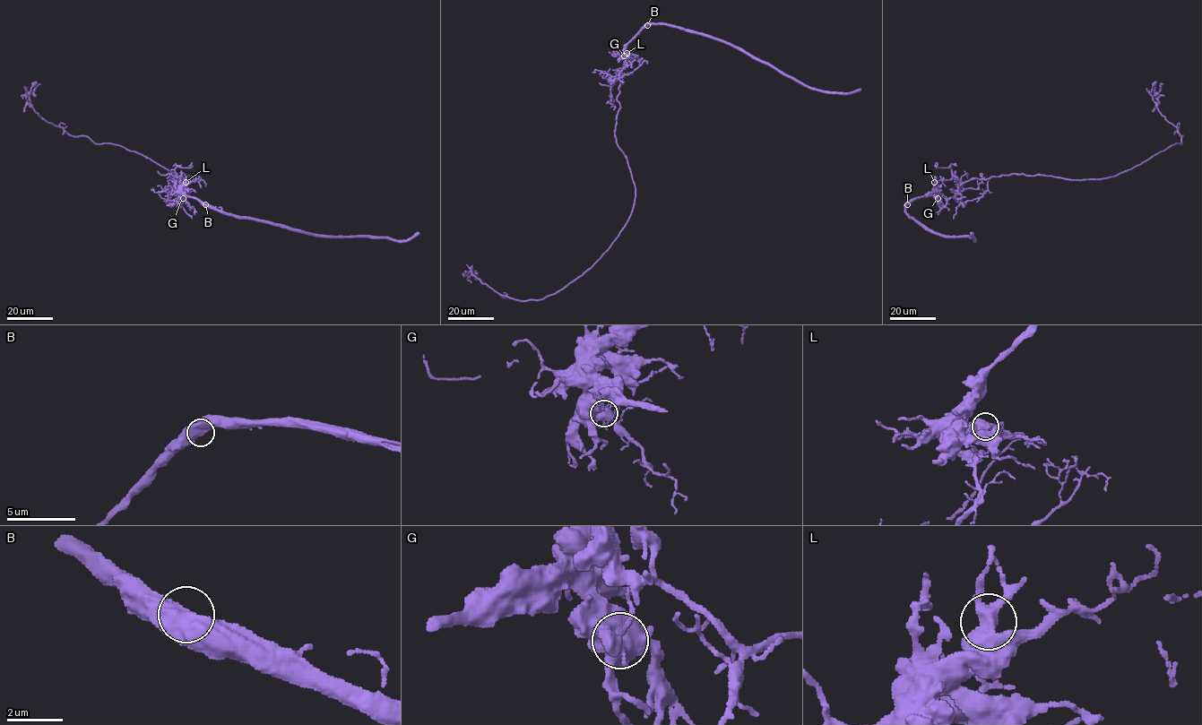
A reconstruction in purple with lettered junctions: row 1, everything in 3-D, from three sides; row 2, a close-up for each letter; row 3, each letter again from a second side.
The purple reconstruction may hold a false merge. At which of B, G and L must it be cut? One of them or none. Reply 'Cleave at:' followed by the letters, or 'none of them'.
Cleave at: G

